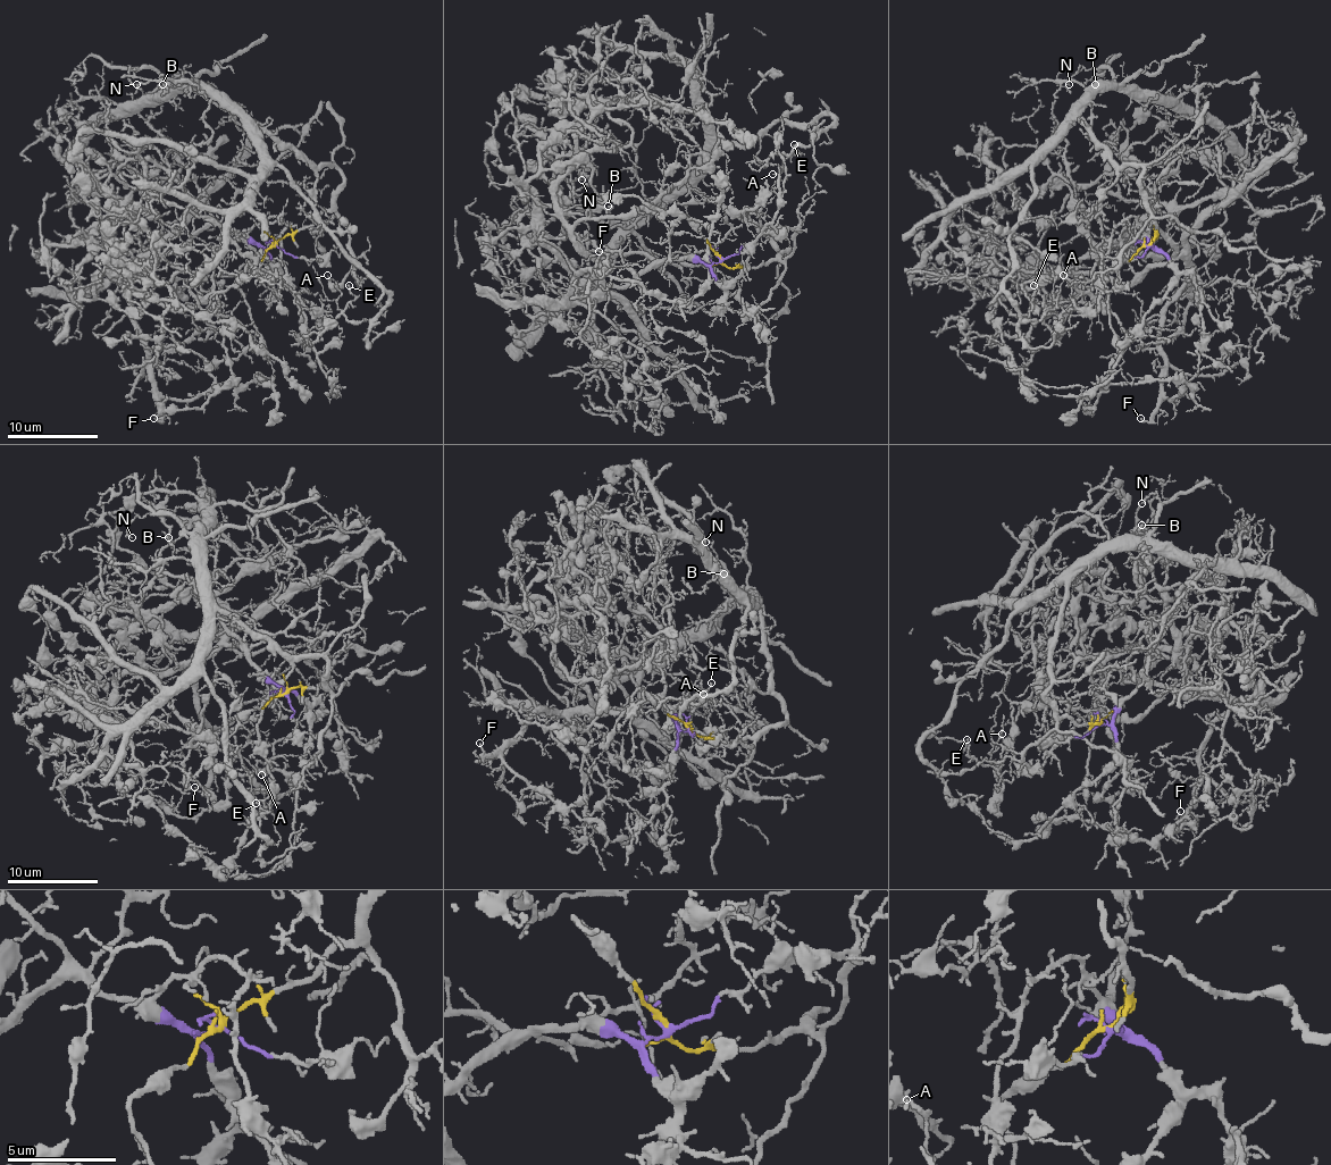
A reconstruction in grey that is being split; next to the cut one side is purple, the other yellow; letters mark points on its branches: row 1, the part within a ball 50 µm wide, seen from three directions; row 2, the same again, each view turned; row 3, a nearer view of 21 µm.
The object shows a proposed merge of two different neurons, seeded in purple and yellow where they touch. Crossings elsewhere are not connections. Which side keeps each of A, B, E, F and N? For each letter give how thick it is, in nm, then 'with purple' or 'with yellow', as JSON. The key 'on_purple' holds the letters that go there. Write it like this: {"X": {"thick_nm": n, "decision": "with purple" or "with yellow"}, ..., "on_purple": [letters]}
{"A": {"thick_nm": 70, "decision": "with yellow"}, "B": {"thick_nm": 160, "decision": "with yellow"}, "E": {"thick_nm": 130, "decision": "with yellow"}, "F": {"thick_nm": 120, "decision": "with purple"}, "N": {"thick_nm": 140, "decision": "with yellow"}, "on_purple": ["F"]}

